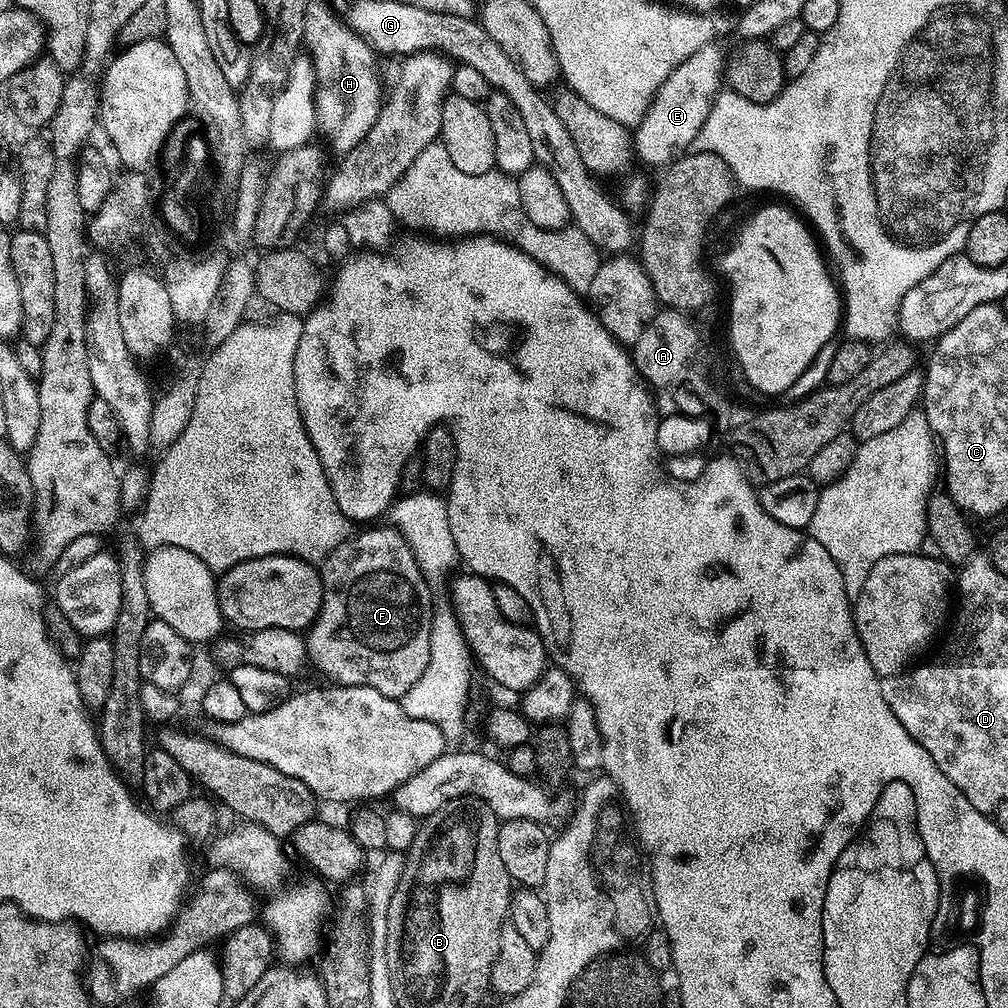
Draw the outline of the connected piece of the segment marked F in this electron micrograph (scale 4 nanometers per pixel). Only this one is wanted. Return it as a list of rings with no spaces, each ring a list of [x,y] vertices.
[[[380,526],[365,527],[368,528],[365,532],[357,531],[322,561],[319,574],[324,597],[318,618],[306,632],[308,657],[337,685],[346,688],[366,686],[378,690],[378,694],[386,694],[391,700],[400,700],[422,677],[430,662],[434,595],[426,584],[407,538],[395,526],[376,527]]]

